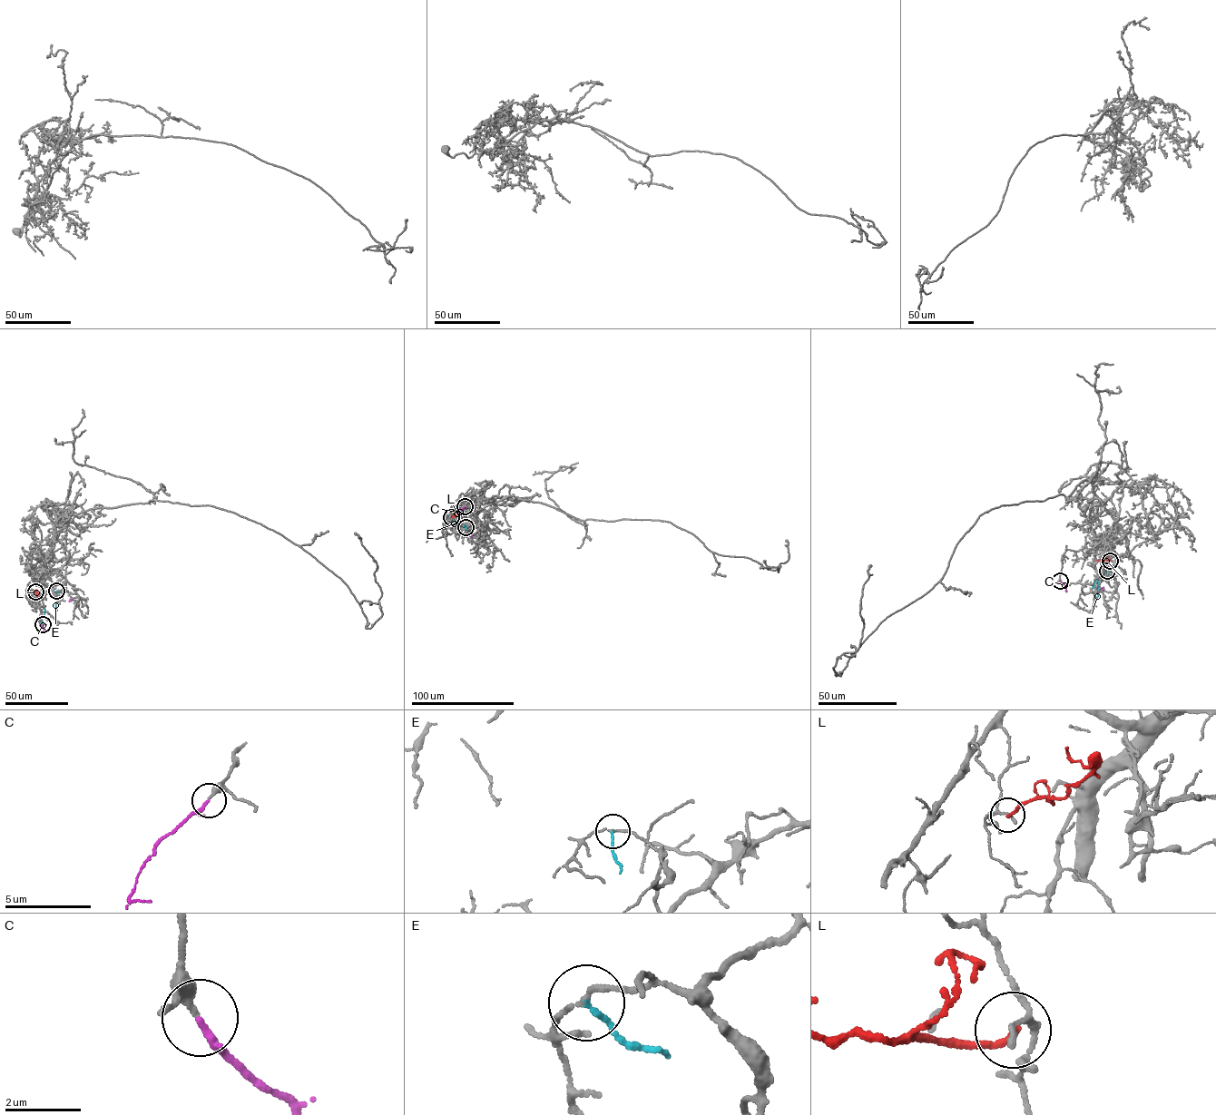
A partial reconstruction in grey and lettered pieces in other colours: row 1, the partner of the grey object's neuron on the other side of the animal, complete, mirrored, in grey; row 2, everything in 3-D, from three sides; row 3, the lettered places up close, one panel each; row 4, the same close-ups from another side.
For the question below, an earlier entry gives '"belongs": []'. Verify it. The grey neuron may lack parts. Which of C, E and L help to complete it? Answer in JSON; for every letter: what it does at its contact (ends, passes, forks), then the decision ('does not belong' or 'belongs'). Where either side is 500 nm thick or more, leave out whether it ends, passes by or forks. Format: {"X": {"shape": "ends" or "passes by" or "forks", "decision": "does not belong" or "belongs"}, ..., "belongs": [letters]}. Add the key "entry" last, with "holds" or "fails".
{"C": {"shape": "ends", "decision": "does not belong"}, "E": {"shape": "ends", "decision": "does not belong"}, "L": {"shape": "ends", "decision": "does not belong"}, "belongs": [], "entry": "holds"}

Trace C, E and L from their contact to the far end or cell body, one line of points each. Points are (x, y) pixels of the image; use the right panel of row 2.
C: (1060, 581), (1065, 591), (1103, 587)
E: (1107, 571), (1093, 583), (1093, 586), (1098, 582), (1096, 597)
L: (1110, 561), (1096, 560)

